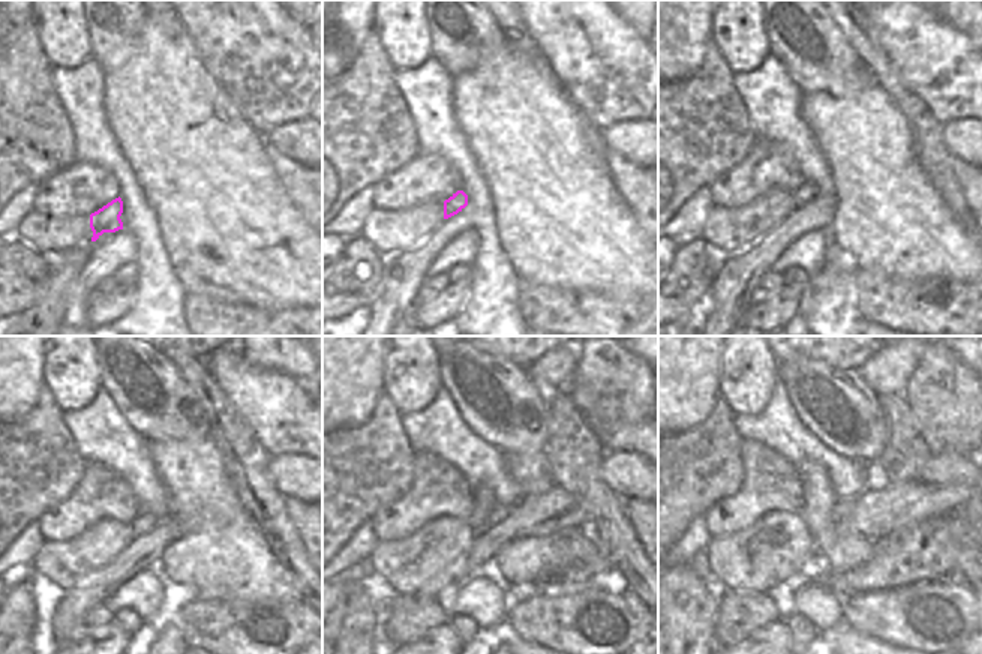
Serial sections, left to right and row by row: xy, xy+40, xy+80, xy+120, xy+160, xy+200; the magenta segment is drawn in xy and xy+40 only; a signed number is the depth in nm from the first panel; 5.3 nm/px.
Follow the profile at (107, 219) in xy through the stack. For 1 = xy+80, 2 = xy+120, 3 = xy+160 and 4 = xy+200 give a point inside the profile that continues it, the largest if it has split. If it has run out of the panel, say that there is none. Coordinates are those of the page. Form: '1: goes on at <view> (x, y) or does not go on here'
1: goes on at xy+80 (805, 194)
2: goes on at xy+120 (143, 524)
3: goes on at xy+160 (501, 512)
4: goes on at xy+200 (843, 506)

